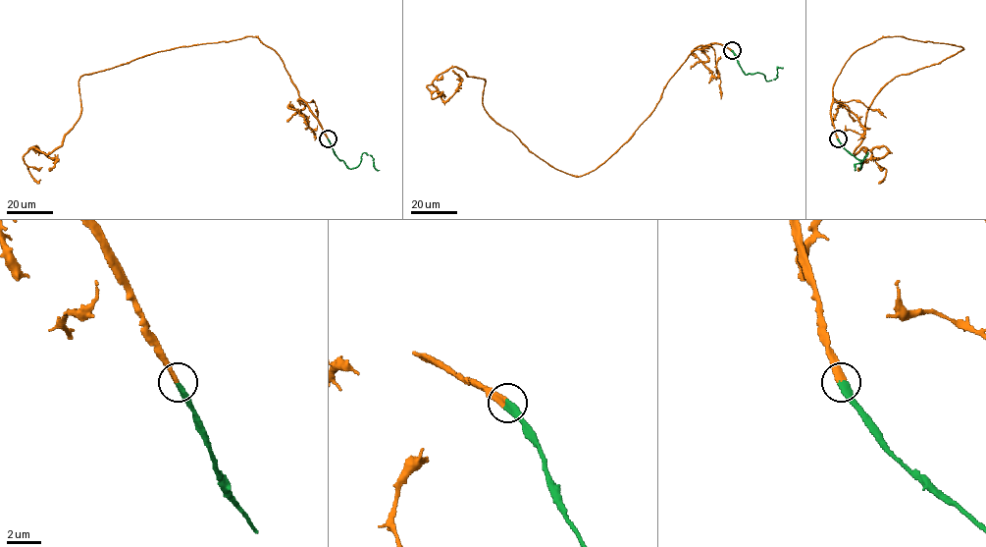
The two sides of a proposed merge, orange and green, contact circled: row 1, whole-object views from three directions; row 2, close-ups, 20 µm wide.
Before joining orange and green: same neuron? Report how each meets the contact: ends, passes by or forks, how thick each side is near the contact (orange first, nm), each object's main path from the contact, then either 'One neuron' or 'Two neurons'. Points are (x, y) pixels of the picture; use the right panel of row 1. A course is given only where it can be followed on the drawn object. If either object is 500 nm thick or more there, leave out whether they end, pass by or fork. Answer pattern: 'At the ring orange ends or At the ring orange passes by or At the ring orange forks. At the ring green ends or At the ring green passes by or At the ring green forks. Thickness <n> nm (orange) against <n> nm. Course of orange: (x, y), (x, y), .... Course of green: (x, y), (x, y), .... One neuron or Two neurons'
At the ring orange ends. At the ring green ends. Thickness 340 nm (orange) against 400 nm. Course of orange: (837, 138), (833, 84), (858, 48), (901, 35), (962, 47), (884, 86), (855, 153), (888, 152), (857, 171). Course of green: (837, 138), (846, 150), (861, 160), (860, 169), (868, 152), (856, 164), (855, 170). One neuron

